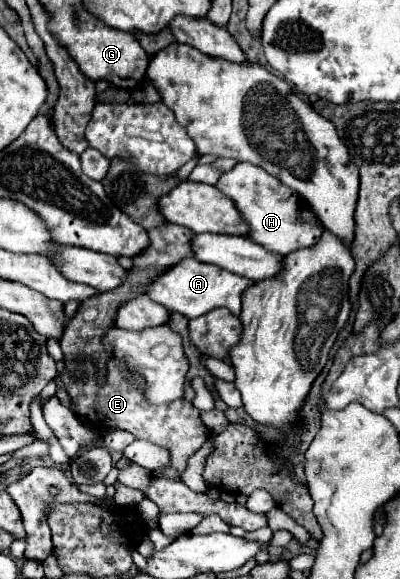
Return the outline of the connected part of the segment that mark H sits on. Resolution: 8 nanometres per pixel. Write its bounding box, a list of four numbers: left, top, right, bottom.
[217,163,317,255]

